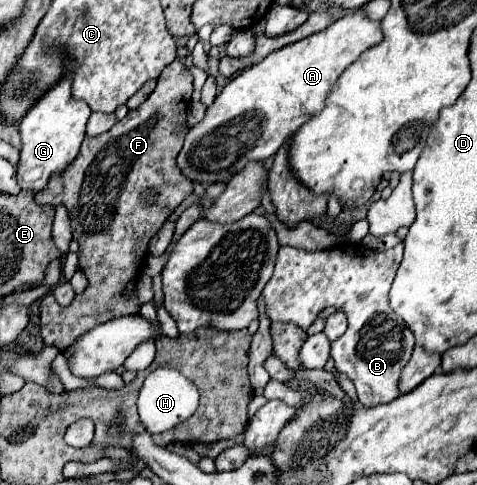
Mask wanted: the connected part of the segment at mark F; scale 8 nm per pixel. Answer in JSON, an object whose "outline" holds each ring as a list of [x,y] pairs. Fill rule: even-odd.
{"outline":[[[175,59],[165,67],[161,73],[161,79],[157,79],[155,91],[139,105],[135,111],[129,111],[127,117],[111,127],[111,131],[99,135],[99,137],[85,137],[79,155],[65,167],[61,175],[53,175],[47,183],[47,187],[39,193],[35,193],[35,201],[39,205],[65,205],[71,217],[73,225],[73,237],[79,241],[79,271],[85,273],[89,285],[87,289],[73,299],[71,307],[61,307],[56,303],[52,293],[48,293],[41,299],[41,337],[45,345],[57,343],[59,349],[67,349],[71,343],[75,343],[87,329],[97,327],[109,319],[115,319],[117,315],[131,315],[139,313],[139,295],[137,295],[137,281],[143,267],[143,259],[147,257],[147,245],[153,239],[153,235],[161,229],[161,225],[167,221],[167,217],[179,207],[183,199],[187,199],[193,193],[193,183],[177,171],[175,157],[181,151],[183,135],[187,131],[175,133],[175,129],[181,129],[187,101],[191,101],[193,95],[193,75],[189,73],[187,65],[181,59]],[[145,191],[155,191],[155,203],[143,203],[141,195]]]}

